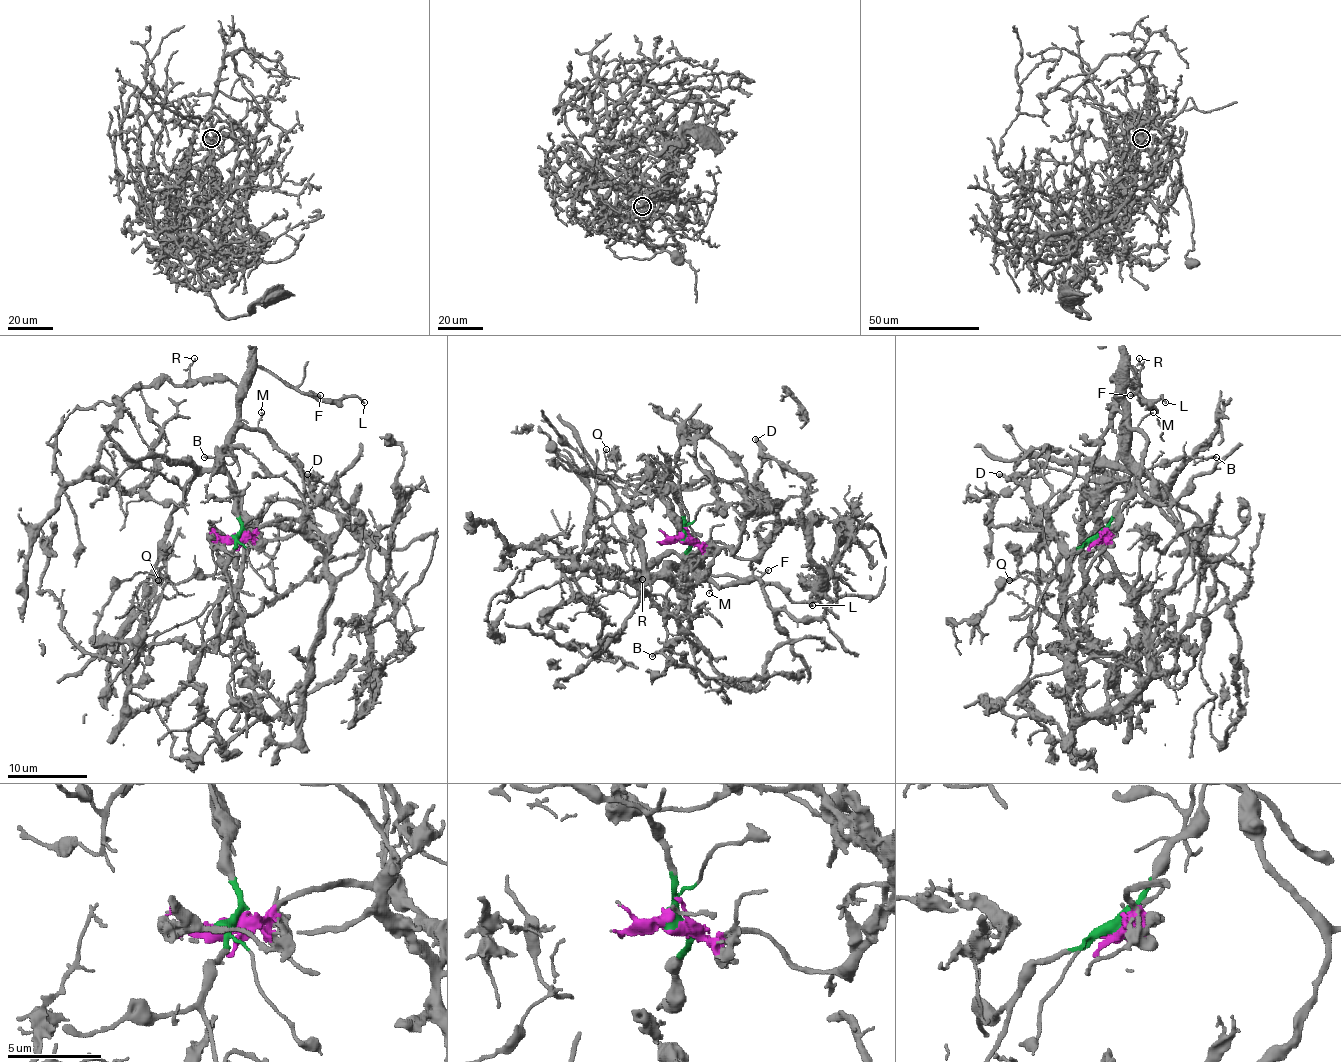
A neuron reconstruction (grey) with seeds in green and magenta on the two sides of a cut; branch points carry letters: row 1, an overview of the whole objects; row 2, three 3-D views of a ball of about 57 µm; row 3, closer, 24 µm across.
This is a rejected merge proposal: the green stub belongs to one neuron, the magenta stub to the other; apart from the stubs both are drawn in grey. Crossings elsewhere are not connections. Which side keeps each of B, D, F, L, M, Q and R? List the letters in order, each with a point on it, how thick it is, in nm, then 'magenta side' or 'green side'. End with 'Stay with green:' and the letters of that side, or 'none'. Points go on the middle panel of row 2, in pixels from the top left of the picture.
B: place (652, 656); calibre 200 nm; green side
D: place (755, 439); calibre 320 nm; magenta side
F: place (768, 570); calibre 100 nm; green side
L: place (812, 605); calibre 160 nm; green side
M: place (709, 593); calibre 110 nm; green side
Q: place (606, 449); calibre 100 nm; green side
R: place (642, 579); calibre 120 nm; green side
Stay with green: B, F, L, M, Q, R

